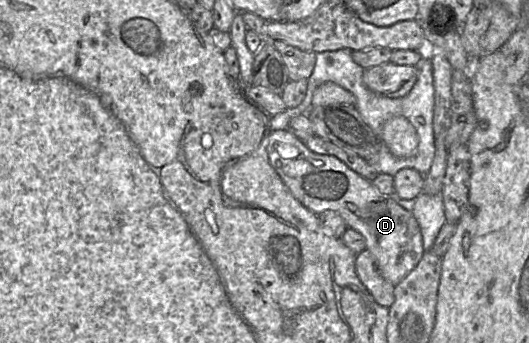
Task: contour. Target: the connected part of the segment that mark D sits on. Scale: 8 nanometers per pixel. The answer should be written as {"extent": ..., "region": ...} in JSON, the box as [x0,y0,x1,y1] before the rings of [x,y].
{"extent":[267,130,424,286],"region":[[[275,130],[270,133],[267,145],[269,162],[294,197],[315,214],[325,210],[337,212],[345,221],[347,227],[359,232],[365,239],[366,249],[373,255],[381,276],[396,286],[419,263],[424,251],[422,235],[418,222],[411,211],[398,205],[394,196],[385,196],[366,179],[349,168],[343,161],[332,155],[317,154],[311,151],[305,143],[289,130]]]}

